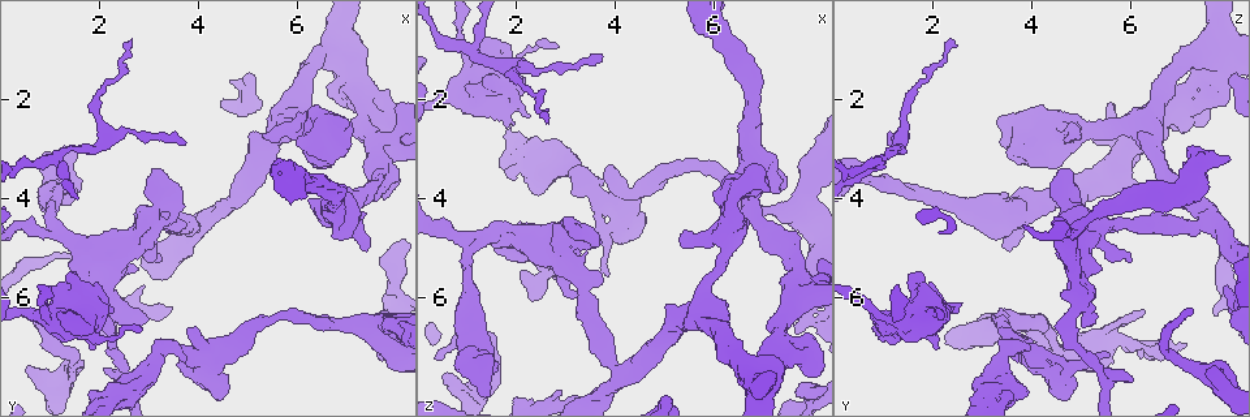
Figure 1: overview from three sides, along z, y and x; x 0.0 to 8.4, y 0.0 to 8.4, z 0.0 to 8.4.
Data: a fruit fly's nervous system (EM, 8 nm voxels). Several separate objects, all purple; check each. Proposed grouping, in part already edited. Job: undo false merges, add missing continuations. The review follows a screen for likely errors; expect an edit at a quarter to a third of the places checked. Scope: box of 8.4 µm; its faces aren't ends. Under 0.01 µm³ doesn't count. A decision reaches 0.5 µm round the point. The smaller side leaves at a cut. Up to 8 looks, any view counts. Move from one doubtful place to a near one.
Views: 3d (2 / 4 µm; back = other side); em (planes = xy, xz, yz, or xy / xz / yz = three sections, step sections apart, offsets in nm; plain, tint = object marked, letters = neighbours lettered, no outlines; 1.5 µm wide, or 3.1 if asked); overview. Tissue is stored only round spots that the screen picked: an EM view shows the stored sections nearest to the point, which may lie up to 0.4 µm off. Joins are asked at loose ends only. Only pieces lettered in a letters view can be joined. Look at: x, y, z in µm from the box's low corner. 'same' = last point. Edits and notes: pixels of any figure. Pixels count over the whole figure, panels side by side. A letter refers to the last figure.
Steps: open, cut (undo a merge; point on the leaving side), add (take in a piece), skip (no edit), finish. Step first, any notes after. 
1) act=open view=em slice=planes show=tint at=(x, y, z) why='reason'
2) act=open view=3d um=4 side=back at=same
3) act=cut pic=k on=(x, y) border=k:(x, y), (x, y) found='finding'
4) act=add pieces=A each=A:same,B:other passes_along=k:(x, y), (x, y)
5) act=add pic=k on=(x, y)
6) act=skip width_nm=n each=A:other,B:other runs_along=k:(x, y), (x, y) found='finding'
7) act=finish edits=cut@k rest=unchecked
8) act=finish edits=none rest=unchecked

act=open view=3d um=4 at=(1.25, 6.40, 1.50) why='abrupt turn'

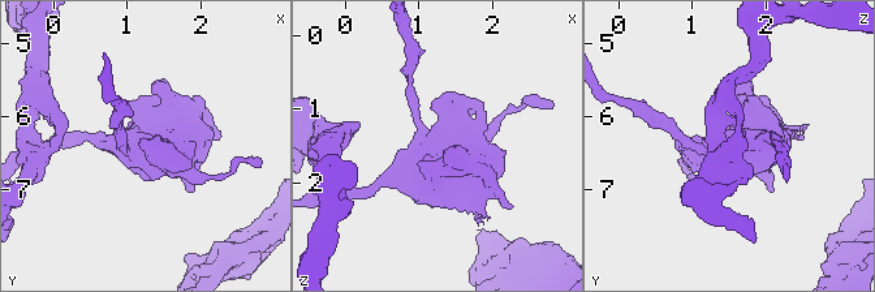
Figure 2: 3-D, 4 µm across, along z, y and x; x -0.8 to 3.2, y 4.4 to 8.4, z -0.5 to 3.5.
act=open view=em slice=planes show=tint at=(1.20, 6.45, 1.55) why='shape alone is not enough'

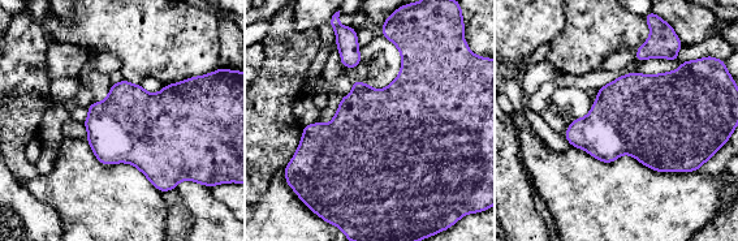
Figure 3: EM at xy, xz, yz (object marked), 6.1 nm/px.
act=open view=em slice=planes show=letters at=same

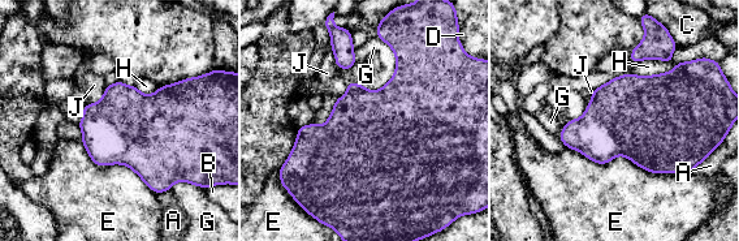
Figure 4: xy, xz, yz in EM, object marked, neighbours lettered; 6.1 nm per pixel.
act=skip each=A:other,B:other,C:other,D:other,E:other,G:other,H:other,J:other border=4:(678, 64), (661, 73), (632, 73) found='one neuron here'

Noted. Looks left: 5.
act=open view=em slice=planes show=plain at=(7.60, 7.20, 6.75)

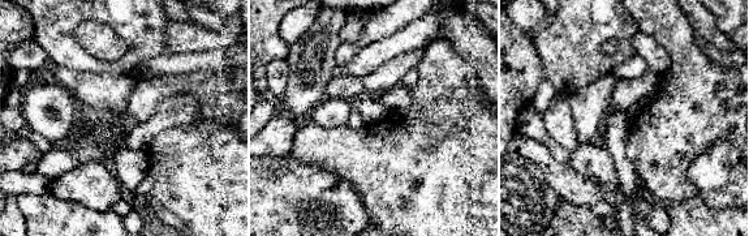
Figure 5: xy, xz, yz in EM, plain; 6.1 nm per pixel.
act=open view=em slice=planes show=letters at=same

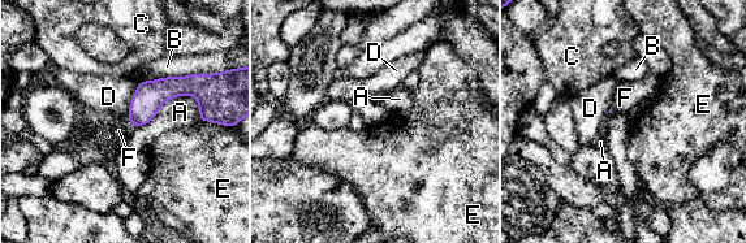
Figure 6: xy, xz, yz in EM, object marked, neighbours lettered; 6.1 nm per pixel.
act=skip each=A:other,B:other,C:other,D:other,E:other,F:other border=6:(201, 120), (208, 122) found='no lettered piece goes on from it'

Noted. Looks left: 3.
act=open view=3d um=2 at=(3.75, 2.95, 1.10) why='an open end'

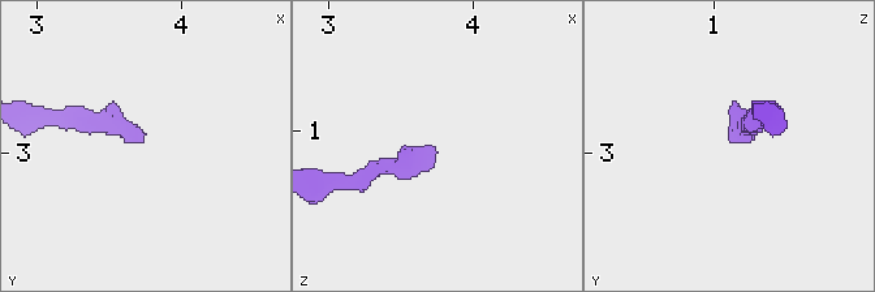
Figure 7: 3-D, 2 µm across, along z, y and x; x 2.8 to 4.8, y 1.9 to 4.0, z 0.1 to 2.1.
act=open view=em slice=planes show=letters at=(3.72, 2.90, 1.14)

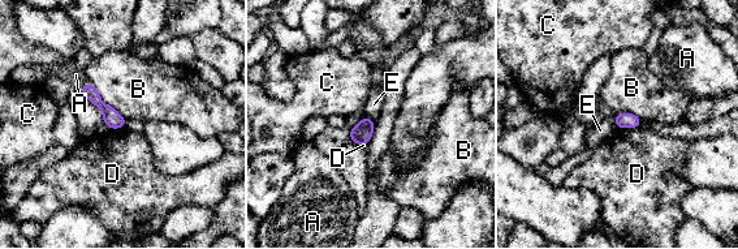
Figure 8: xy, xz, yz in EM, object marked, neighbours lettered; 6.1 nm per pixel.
act=skip longest_contact=B:320nm each=A:other,B:other,C:other,D:other,E:other border=8:(617, 127), (637, 128) found='no lettered piece goes on from it'

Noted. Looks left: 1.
act=finish edits=none rest=unchecked

